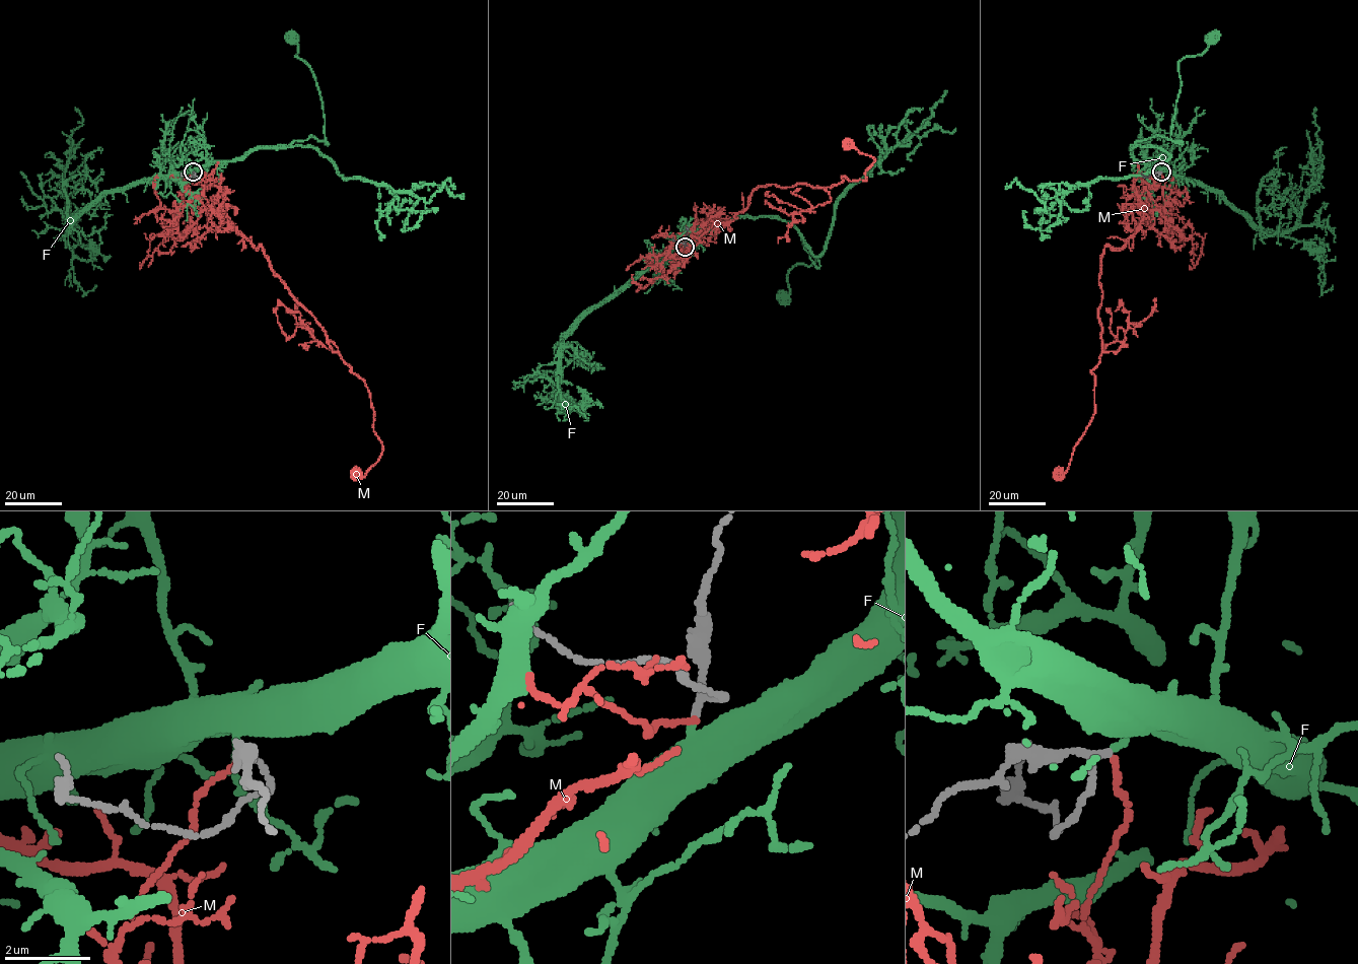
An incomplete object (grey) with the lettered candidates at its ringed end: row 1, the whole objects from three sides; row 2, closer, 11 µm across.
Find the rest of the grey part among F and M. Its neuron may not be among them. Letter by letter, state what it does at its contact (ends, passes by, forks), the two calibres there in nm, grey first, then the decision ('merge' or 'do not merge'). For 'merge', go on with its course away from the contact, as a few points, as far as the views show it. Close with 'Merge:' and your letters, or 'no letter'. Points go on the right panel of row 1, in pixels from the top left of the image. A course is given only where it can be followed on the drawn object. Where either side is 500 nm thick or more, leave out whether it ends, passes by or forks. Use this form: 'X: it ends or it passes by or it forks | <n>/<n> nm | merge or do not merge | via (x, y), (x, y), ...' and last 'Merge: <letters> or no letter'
F: it ends | 150/260 nm | merge | via (1161, 171), (1135, 159), (1131, 147), (1157, 135), (1182, 144), (1170, 138), (1178, 62), (1200, 55), (1212, 37)
M: it ends | 150/110 nm | do not merge
Merge: F

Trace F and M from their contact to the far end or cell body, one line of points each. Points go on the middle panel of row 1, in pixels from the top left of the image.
F: (685, 247), (737, 217), (789, 222), (819, 263), (816, 256), (809, 266), (796, 264), (783, 297)
M: (685, 247), (676, 245), (725, 225), (760, 186), (865, 181), (874, 158), (848, 144)

